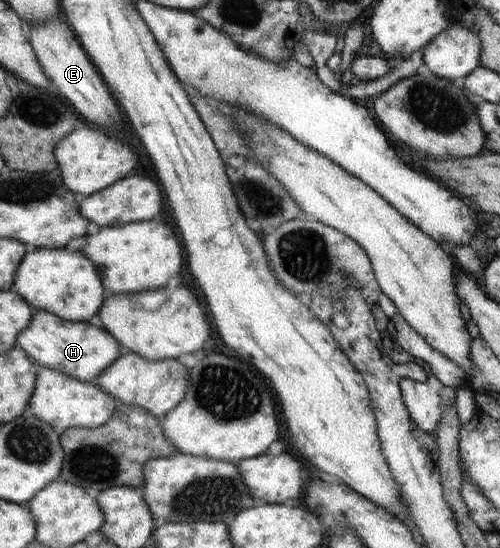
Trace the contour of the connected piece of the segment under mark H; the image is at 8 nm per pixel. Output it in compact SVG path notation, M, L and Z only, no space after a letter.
M43 309L32 314L31 325L23 329L18 342L18 346L38 366L62 371L64 375L86 382L102 377L122 349L116 339L95 321L66 321Z

